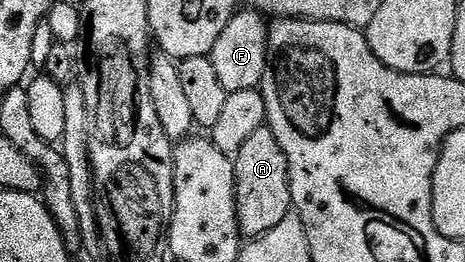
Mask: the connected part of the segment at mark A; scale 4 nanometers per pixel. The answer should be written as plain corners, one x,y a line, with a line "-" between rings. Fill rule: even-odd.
264,125
241,145
241,149
233,156
235,164
235,204
237,205
237,221
239,234
248,240
260,239
268,235
287,215
292,214
291,190
285,155
277,139
273,137
271,128

